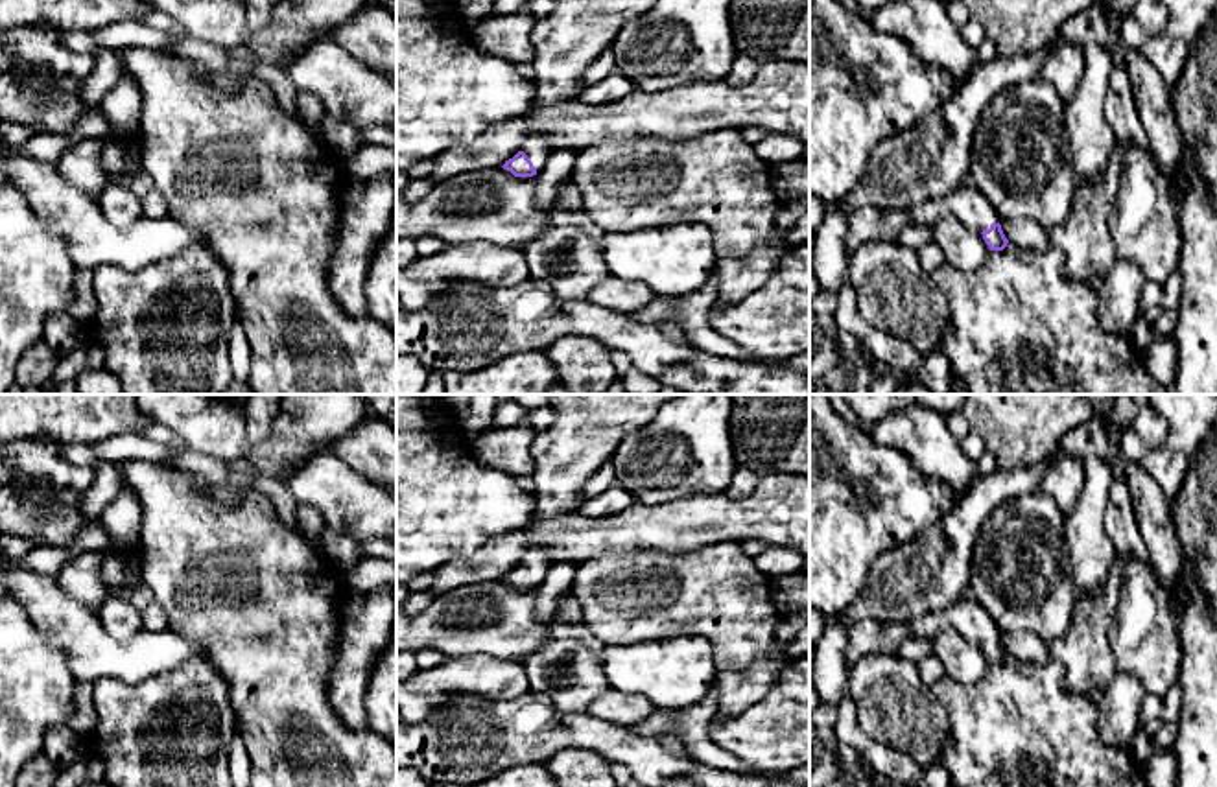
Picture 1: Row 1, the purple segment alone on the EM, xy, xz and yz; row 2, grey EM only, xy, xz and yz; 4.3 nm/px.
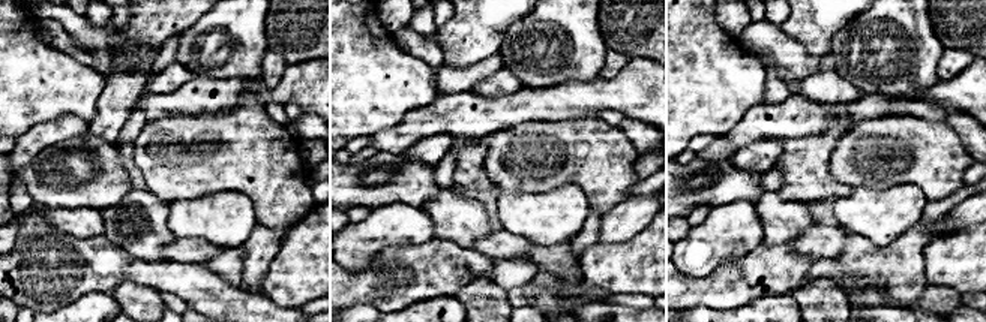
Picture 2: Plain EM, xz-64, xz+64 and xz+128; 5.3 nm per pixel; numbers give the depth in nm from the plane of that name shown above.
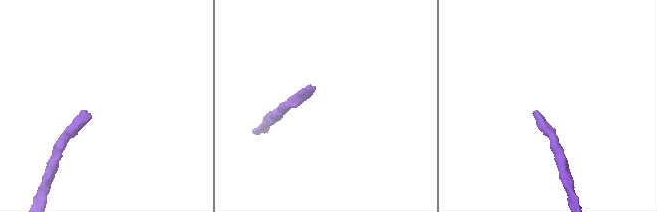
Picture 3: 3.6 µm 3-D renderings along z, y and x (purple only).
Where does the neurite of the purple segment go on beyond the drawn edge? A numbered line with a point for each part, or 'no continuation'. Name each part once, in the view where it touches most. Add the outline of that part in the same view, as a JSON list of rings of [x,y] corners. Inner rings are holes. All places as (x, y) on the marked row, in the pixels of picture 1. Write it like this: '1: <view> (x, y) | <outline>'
1: xz (537, 148) | [[[531,135],[522,151],[527,155],[527,159],[533,162],[537,173],[544,168],[548,157],[549,157],[549,144],[548,136],[544,135]]]

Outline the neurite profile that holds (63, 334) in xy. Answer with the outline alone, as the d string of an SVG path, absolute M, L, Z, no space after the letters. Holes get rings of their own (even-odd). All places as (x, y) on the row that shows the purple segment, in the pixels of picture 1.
M68 311L55 313L44 328L44 343L55 363L87 341L90 321L76 321Z

